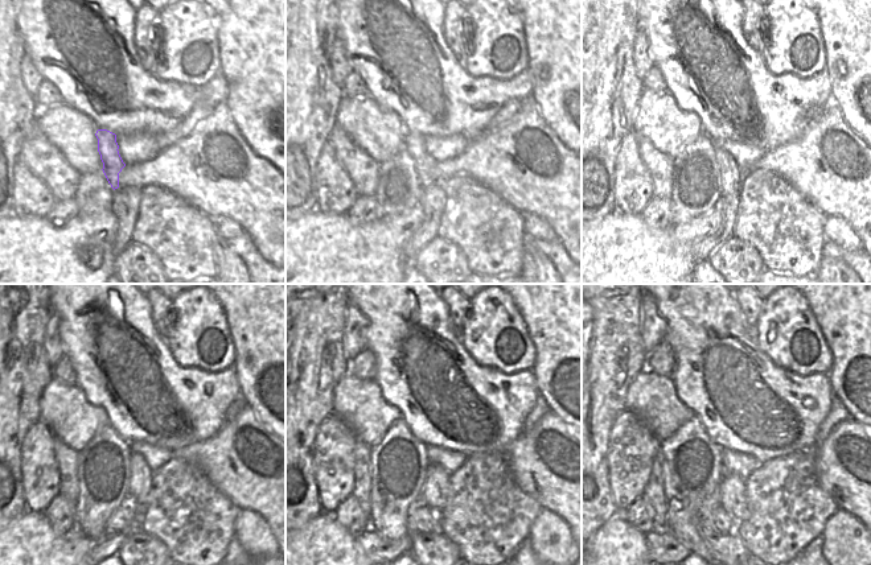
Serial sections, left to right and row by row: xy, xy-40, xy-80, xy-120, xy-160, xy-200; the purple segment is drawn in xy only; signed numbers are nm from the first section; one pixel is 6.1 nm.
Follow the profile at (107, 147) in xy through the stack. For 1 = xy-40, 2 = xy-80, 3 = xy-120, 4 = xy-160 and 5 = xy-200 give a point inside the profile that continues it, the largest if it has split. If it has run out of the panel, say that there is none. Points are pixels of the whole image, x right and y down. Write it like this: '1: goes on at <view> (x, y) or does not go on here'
1: goes on at xy-40 (426, 166)
2: goes on at xy-80 (731, 176)
3: goes on at xy-120 (140, 475)
4: goes on at xy-160 (436, 487)
5: goes on at xy-200 (732, 498)

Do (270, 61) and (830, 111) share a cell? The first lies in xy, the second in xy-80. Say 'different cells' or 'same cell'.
different cells

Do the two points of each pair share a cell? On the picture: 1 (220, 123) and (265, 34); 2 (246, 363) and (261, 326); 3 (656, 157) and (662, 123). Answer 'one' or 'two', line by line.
1: two
2: one
3: two

